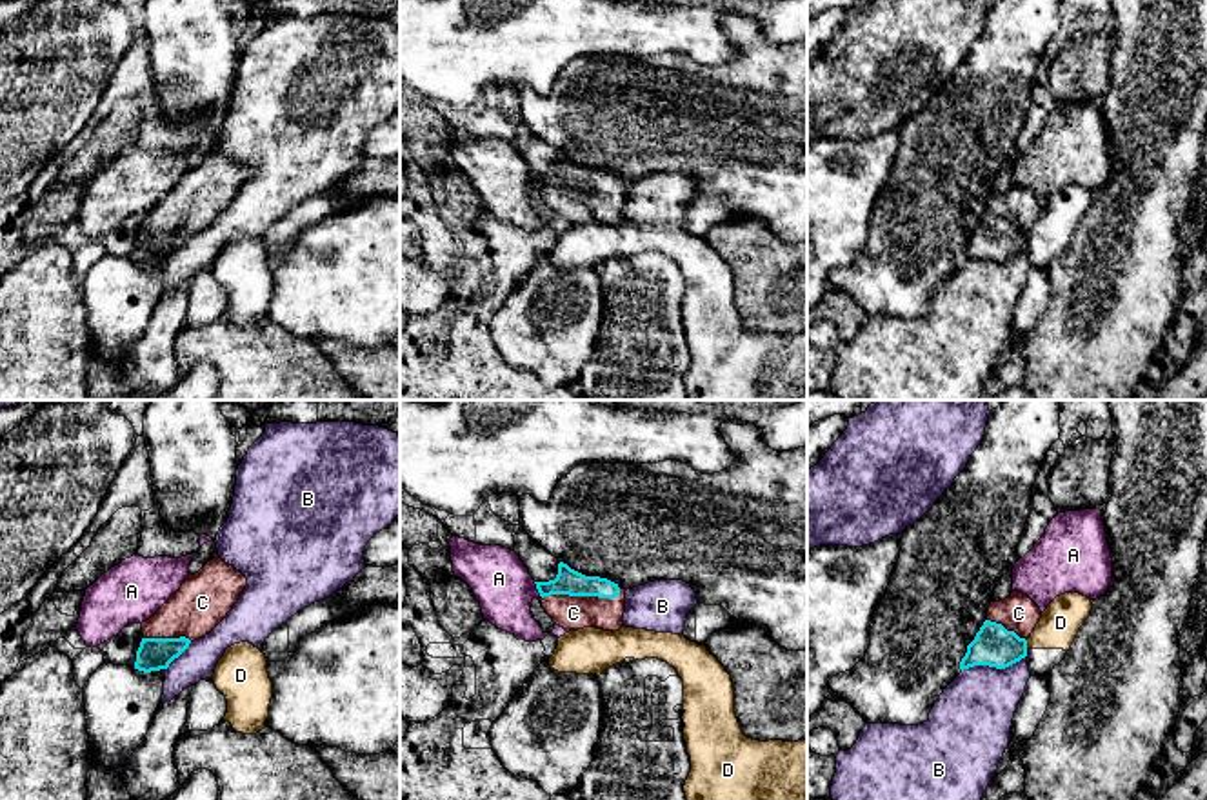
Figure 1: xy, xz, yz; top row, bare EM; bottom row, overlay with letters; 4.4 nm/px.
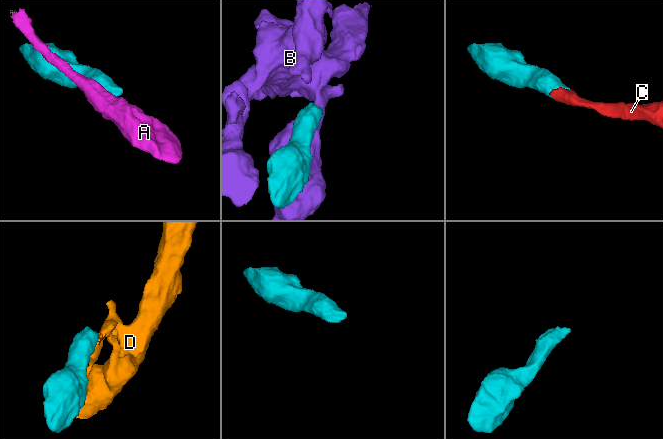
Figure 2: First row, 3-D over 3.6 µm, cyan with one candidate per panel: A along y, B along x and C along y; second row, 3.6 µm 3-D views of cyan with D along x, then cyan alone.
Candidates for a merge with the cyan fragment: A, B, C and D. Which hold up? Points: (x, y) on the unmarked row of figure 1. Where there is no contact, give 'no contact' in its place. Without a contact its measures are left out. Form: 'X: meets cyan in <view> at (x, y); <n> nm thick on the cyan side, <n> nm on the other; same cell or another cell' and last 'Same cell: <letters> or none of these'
A: meets cyan in xz at (537, 180); 120 nm thick on the cyan side, 260 nm on the other; another cell
B: meets cyan in yz at (993, 259); 180 nm thick on the cyan side, 340 nm on the other; another cell
C: meets cyan in xz at (582, 188); 120 nm thick on the cyan side, 150 nm on the other; same cell
D: meets cyan in yz at (1026, 237); 180 nm thick on the cyan side, 180 nm on the other; another cell
Same cell: C

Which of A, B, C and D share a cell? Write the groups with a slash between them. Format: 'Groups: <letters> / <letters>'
Groups: A / B / C / D

